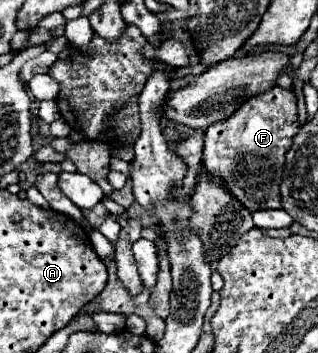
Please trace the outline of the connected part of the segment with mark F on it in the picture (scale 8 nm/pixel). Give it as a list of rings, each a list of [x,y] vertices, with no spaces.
[[[274,86],[272,90],[250,98],[236,110],[236,114],[224,122],[208,126],[204,134],[204,168],[212,174],[220,174],[226,186],[248,206],[248,210],[280,208],[280,174],[284,168],[284,154],[298,132],[296,96],[292,90]]]

